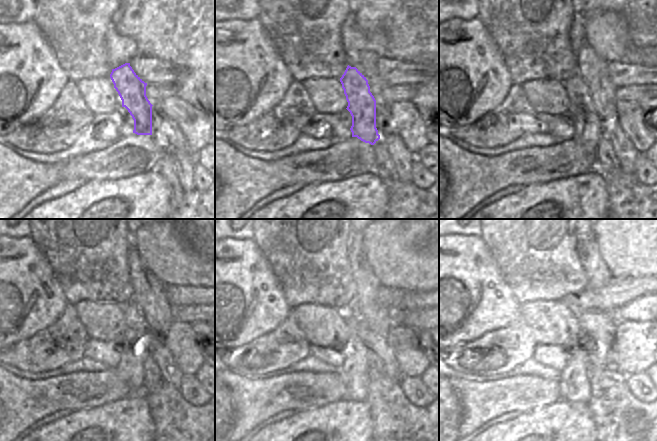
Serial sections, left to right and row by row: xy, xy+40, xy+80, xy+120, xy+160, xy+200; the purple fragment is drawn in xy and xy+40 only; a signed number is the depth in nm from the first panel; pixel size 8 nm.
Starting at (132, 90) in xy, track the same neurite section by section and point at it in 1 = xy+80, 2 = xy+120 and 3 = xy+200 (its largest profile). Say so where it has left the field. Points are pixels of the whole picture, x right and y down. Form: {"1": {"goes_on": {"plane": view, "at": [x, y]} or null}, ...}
{"1": {"goes_on": {"plane": "xy+80", "at": [586, 115]}}, "2": {"goes_on": {"plane": "xy+120", "at": [130, 369]}}, "3": {"goes_on": {"plane": "xy+200", "at": [574, 385]}}}

